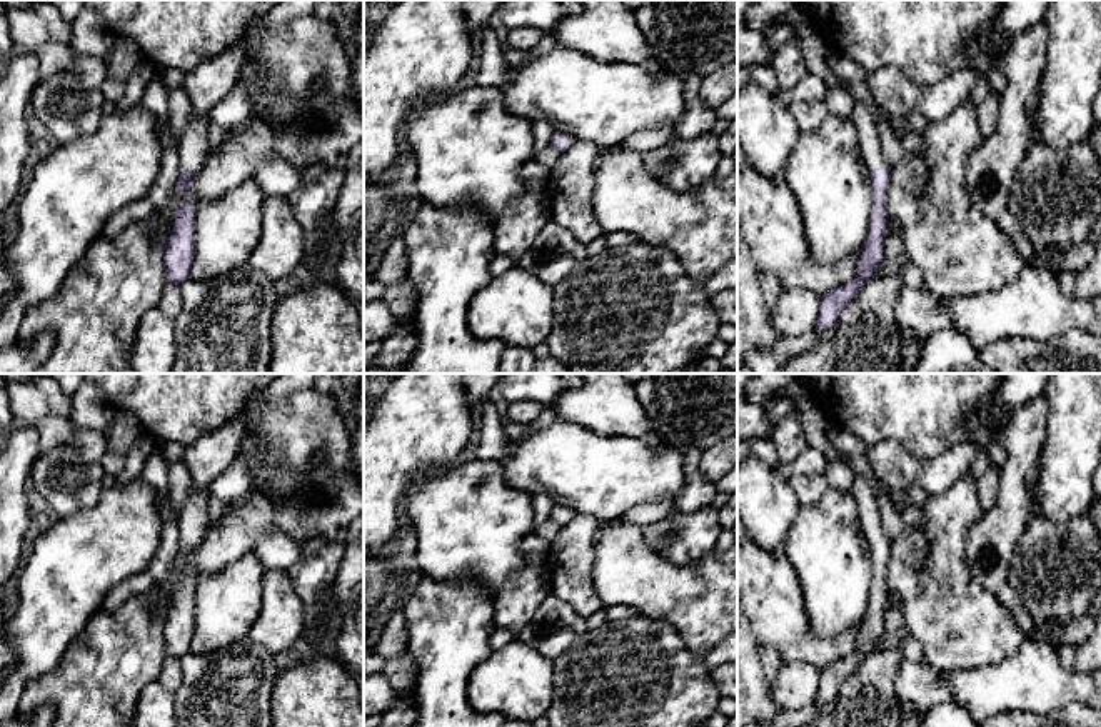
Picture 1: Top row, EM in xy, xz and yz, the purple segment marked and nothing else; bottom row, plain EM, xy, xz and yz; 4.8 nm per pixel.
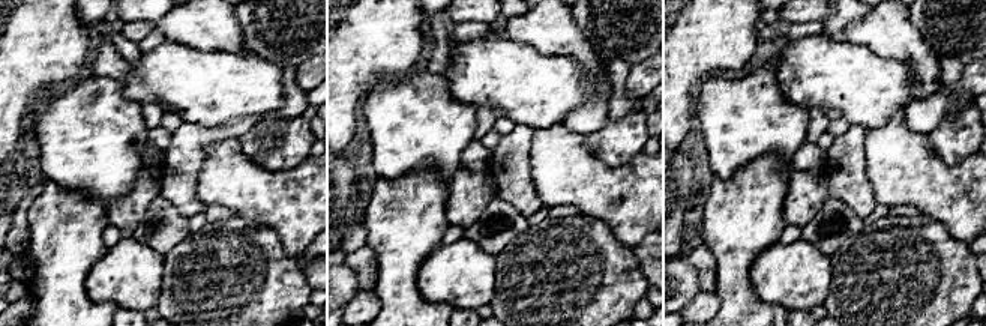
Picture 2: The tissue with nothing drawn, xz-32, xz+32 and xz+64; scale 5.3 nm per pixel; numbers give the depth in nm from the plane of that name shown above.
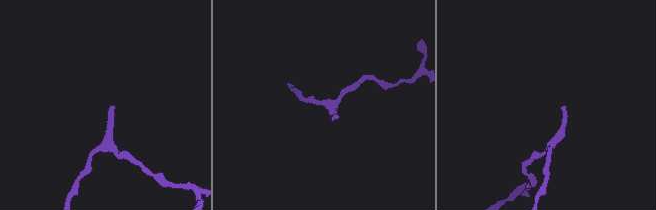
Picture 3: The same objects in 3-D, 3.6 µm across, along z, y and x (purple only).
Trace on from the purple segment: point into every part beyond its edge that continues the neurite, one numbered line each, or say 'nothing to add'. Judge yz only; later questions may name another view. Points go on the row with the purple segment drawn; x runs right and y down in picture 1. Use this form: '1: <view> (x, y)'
1: yz (861, 115)

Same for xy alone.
1: xy (192, 145)

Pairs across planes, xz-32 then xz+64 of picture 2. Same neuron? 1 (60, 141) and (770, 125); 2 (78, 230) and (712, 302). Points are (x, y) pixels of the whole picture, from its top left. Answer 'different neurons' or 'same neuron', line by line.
1: same neuron
2: different neurons

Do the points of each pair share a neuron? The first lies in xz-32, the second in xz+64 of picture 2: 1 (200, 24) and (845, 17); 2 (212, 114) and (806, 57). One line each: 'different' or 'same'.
1: different
2: same

